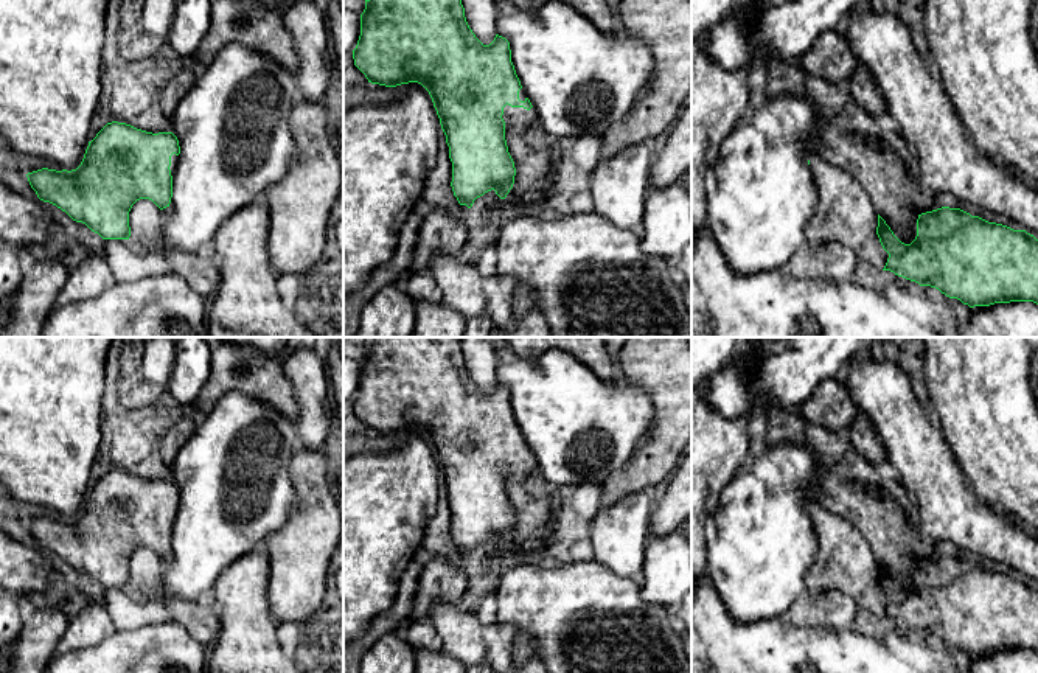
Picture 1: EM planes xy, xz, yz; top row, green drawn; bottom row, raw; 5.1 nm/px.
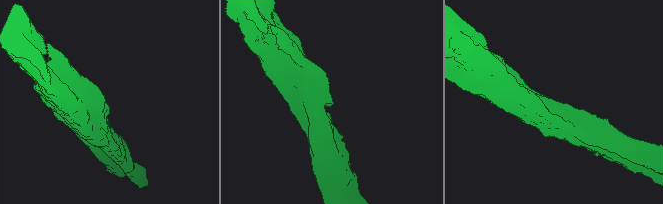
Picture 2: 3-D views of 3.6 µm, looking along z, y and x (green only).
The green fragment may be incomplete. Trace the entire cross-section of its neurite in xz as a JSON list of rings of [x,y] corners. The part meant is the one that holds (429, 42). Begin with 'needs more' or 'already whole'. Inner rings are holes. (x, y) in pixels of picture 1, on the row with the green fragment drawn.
needs more | [[[365,0],[353,59],[371,84],[396,87],[418,82],[429,92],[449,146],[451,187],[460,205],[471,208],[477,197],[491,190],[500,199],[507,197],[514,183],[516,168],[508,152],[505,127],[527,131],[538,123],[538,112],[521,85],[505,37],[496,34],[489,45],[483,45],[466,22],[462,0]]]

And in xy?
needs more | [[[112,121],[89,141],[76,169],[42,168],[28,173],[26,177],[40,201],[56,205],[103,239],[129,239],[129,211],[137,201],[149,199],[160,210],[169,207],[179,154],[179,140],[172,132],[152,134]]]

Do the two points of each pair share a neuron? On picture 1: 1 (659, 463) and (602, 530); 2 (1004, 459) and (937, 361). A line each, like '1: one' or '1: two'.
1: two
2: one

